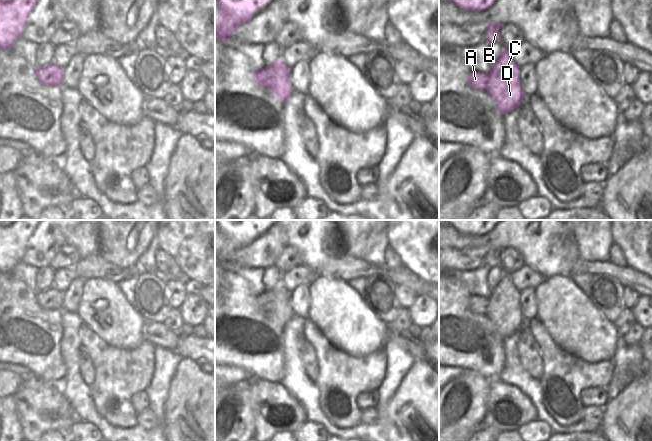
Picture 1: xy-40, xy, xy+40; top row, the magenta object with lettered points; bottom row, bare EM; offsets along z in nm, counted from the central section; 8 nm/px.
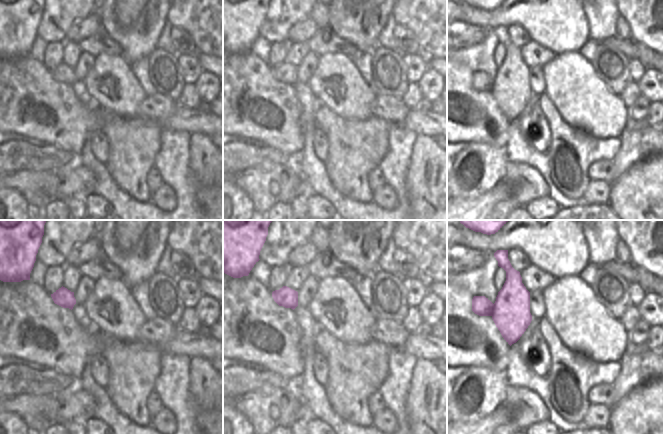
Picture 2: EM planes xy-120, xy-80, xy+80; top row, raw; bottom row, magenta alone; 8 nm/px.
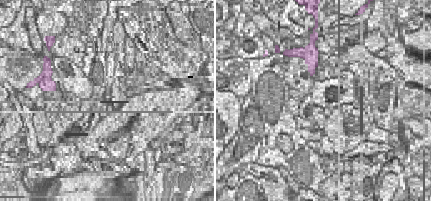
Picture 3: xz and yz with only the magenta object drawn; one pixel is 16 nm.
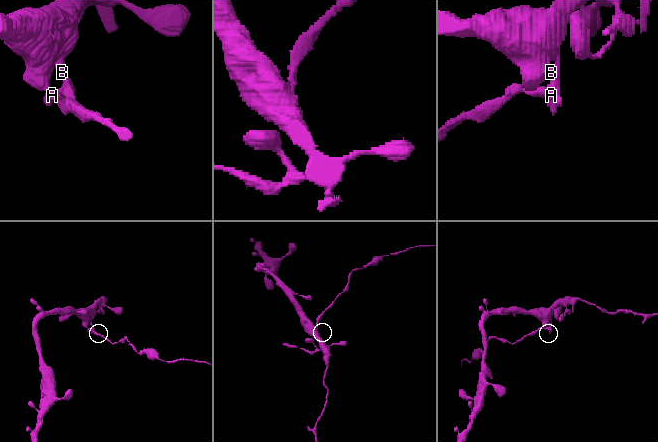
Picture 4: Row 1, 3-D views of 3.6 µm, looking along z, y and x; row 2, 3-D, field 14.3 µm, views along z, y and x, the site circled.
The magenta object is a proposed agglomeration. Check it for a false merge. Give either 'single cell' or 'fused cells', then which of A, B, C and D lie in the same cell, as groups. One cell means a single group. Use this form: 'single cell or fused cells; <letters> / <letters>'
fused cells; A / B C D

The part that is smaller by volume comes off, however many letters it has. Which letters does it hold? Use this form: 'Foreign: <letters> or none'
Foreign: A

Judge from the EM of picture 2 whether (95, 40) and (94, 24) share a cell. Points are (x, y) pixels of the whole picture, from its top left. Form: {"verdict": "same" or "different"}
{"verdict": "different"}

